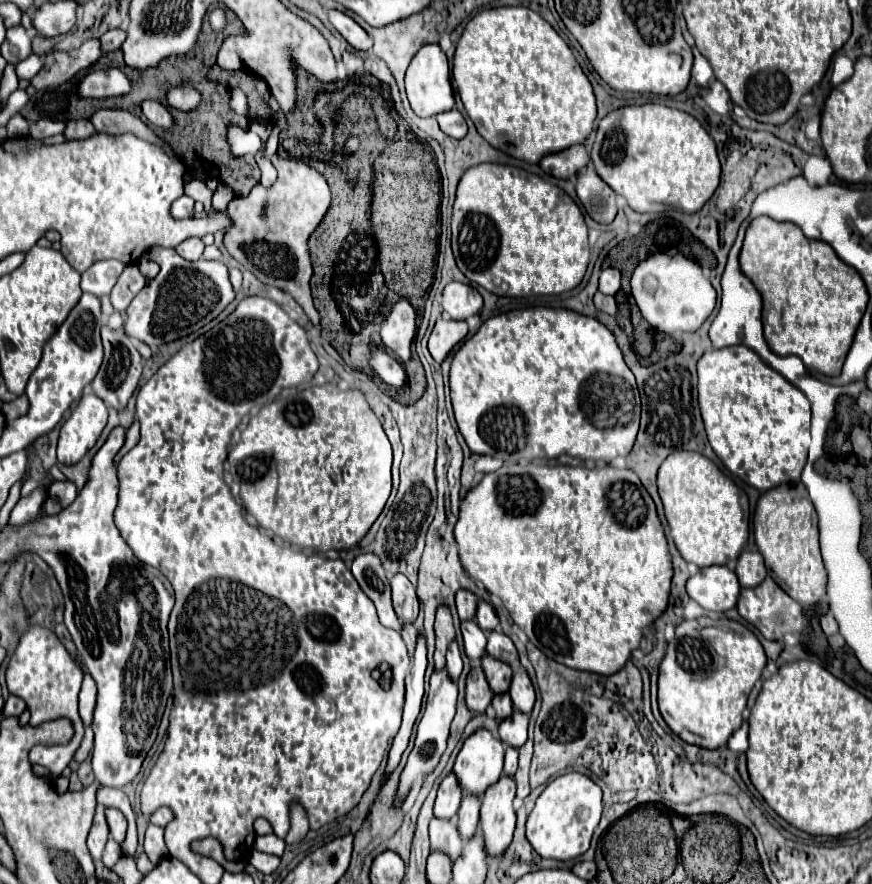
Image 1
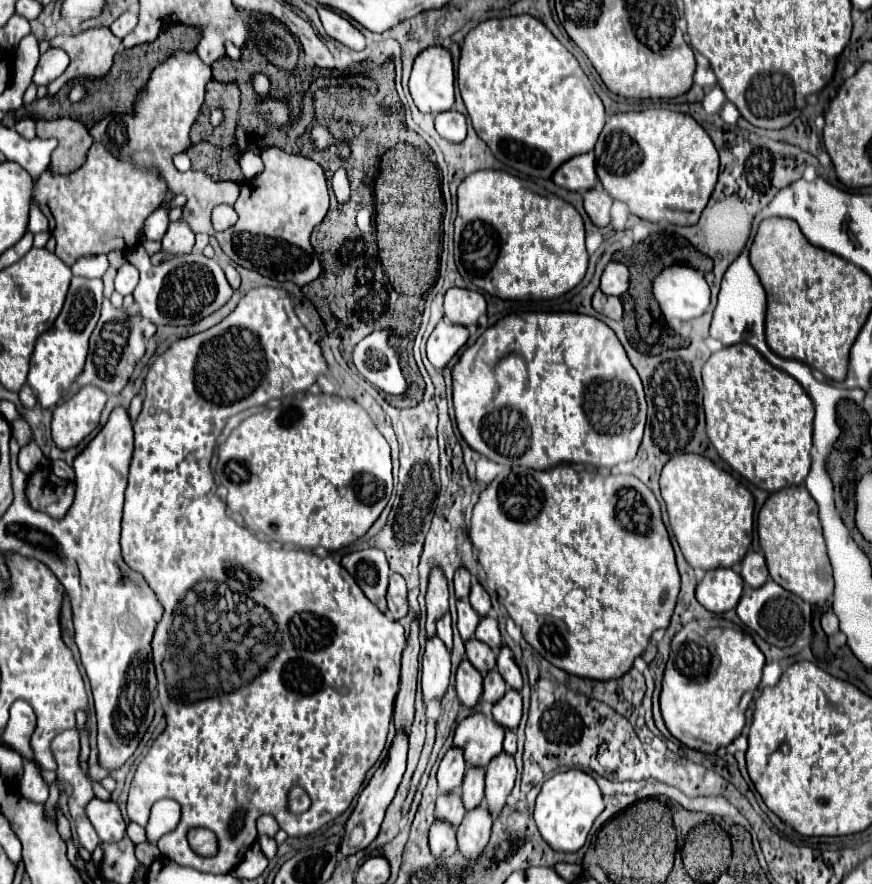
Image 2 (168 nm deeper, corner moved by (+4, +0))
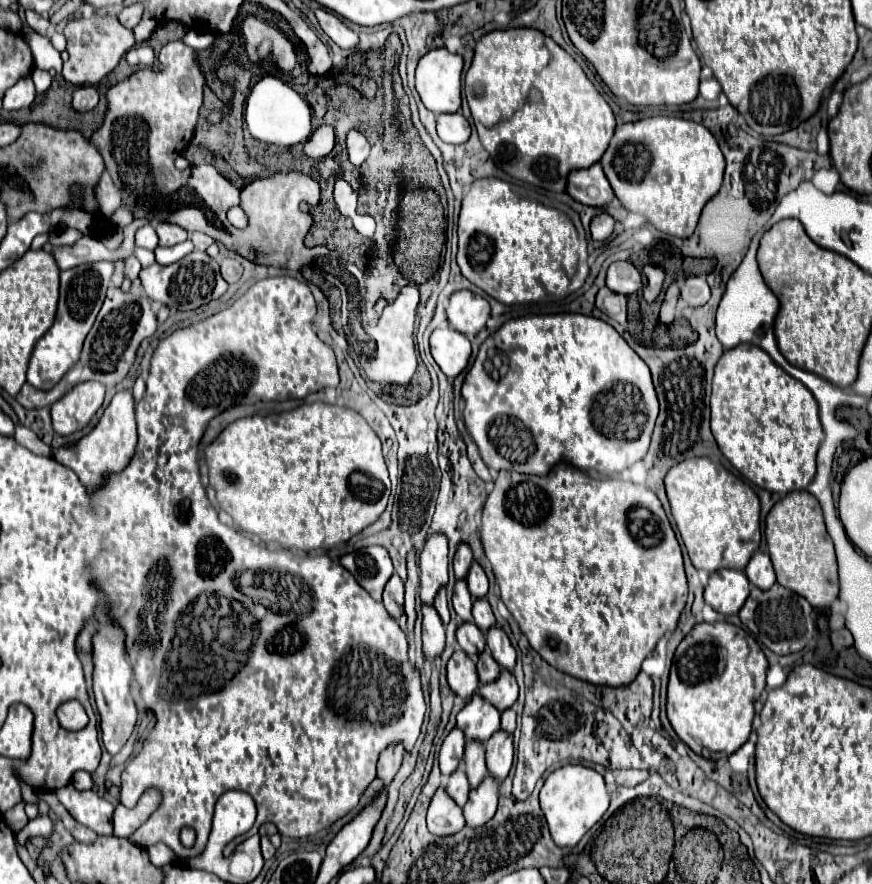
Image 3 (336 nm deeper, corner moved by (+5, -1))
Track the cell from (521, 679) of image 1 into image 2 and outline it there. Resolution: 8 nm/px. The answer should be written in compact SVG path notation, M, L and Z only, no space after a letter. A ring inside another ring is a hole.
M503 645L501 651L499 651L499 655L497 655L497 671L501 673L501 677L507 681L507 685L509 685L511 689L517 689L517 691L521 689L523 679L521 679L519 667L517 667L517 663L515 663L513 651L511 651L507 645Z

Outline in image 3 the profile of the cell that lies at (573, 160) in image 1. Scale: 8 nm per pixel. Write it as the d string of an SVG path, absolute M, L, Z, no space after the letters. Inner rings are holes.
M598 162L584 170L572 170L572 174L568 174L566 192L574 200L590 206L604 206L614 198L614 192Z

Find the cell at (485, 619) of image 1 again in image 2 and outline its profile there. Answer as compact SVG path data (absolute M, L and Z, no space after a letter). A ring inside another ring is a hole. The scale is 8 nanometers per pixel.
M473 583L471 585L471 593L469 593L469 603L473 605L473 609L479 613L479 615L487 615L489 609L491 609L491 601L489 601L489 595L487 591L481 587L481 583Z

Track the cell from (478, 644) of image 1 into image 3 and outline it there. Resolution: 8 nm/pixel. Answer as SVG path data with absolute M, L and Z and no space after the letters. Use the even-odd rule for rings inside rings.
M456 580L452 604L454 604L456 614L460 616L460 622L470 622L472 620L472 596L468 592L466 580Z

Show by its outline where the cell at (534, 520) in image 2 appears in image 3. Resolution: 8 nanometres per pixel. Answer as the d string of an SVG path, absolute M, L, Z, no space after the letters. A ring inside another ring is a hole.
M556 464L550 474L546 476L530 476L530 474L520 474L520 472L508 472L502 470L500 476L494 482L494 490L488 494L488 500L482 510L482 548L486 558L492 564L492 572L498 580L500 586L500 598L518 622L520 630L528 638L530 646L554 668L572 674L574 678L580 678L590 684L600 684L600 686L622 686L628 684L636 678L640 672L642 660L654 650L658 638L664 632L672 632L676 628L676 622L680 618L680 612L686 604L688 596L688 584L686 584L686 574L684 574L684 564L682 564L682 552L680 544L674 536L674 530L670 528L670 522L664 514L664 508L658 500L658 496L648 490L646 486L634 484L634 482L624 482L624 480L596 480L590 478L586 472L574 468L572 464Z

